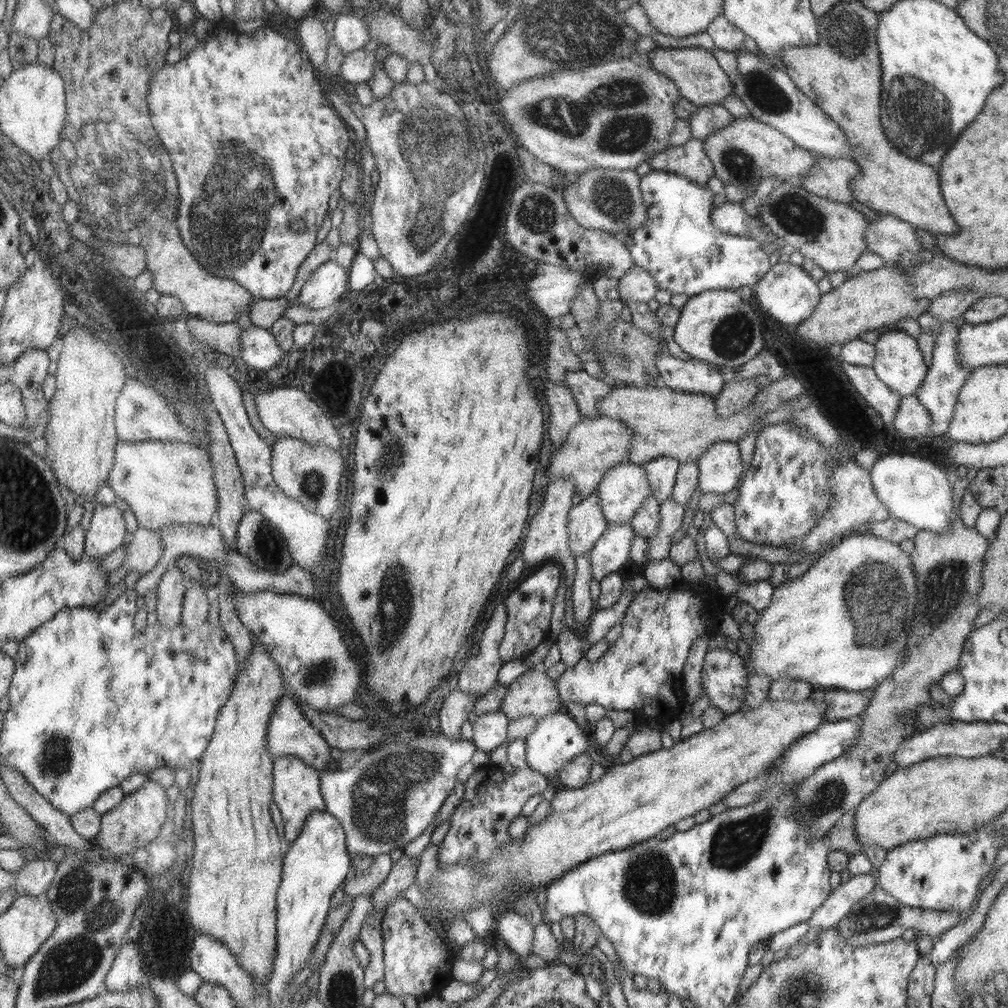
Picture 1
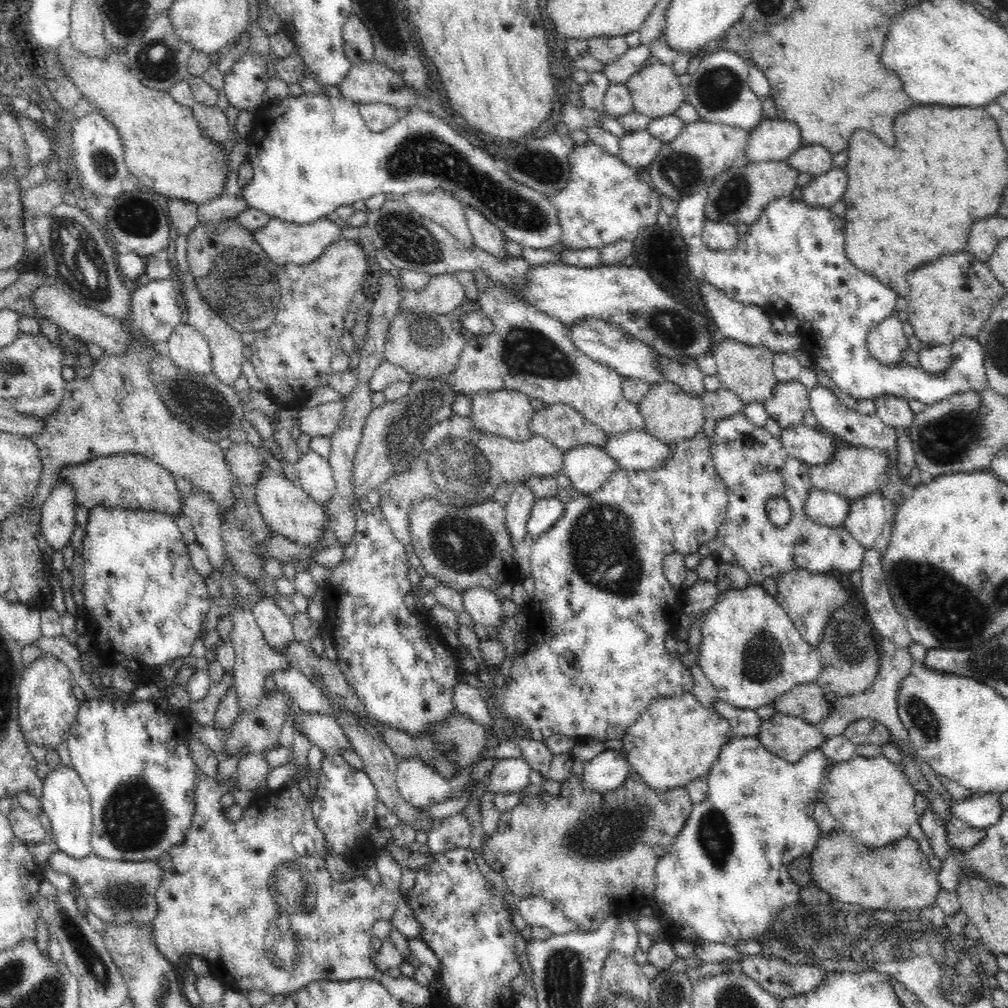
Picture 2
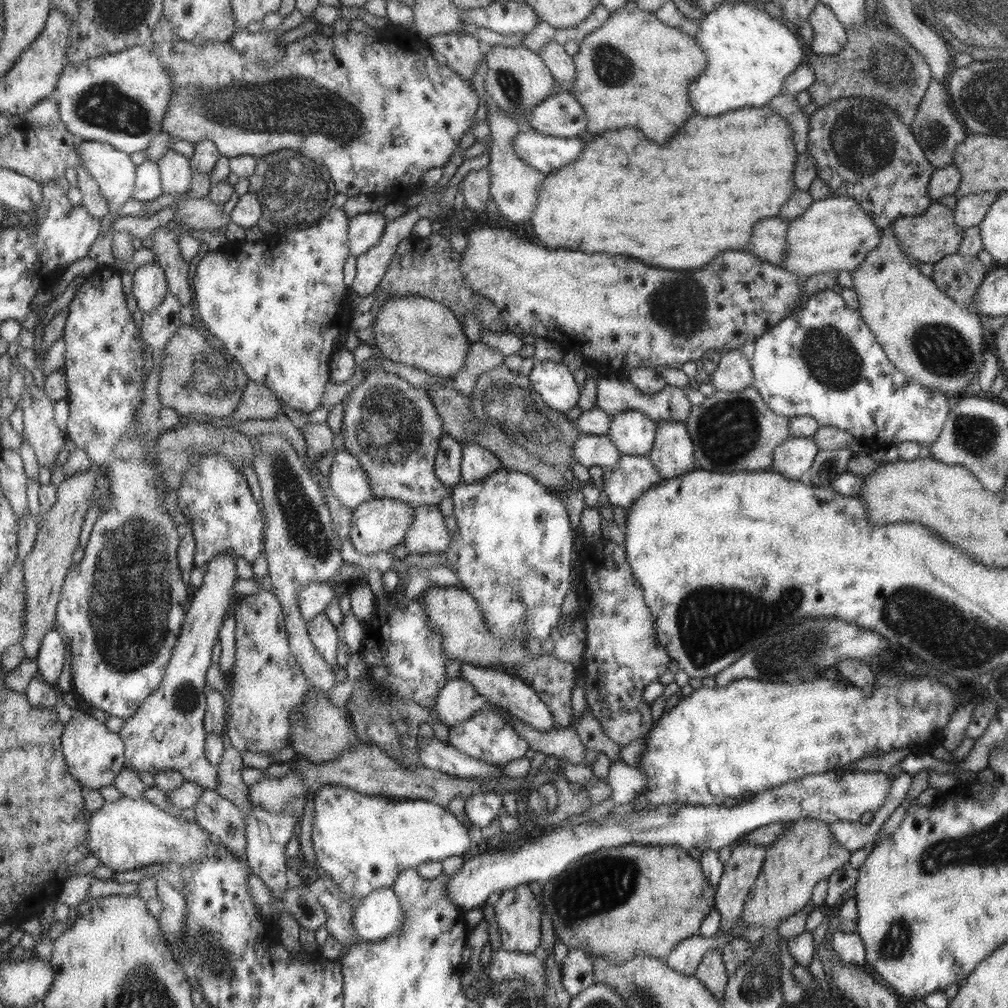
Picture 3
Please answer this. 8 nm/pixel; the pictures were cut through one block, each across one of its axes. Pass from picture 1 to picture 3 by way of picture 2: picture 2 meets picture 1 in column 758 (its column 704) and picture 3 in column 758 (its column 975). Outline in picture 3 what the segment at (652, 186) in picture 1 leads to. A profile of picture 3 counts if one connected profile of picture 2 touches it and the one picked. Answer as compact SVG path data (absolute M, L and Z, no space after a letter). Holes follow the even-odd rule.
M840 289L814 293L794 313L755 339L748 352L754 371L754 387L776 414L788 418L814 417L822 427L836 427L854 437L864 437L870 444L879 438L880 442L890 445L910 441L928 448L939 440L950 416L949 396L920 386L910 375L899 370L880 346L871 327L864 322L860 311L844 303Z

